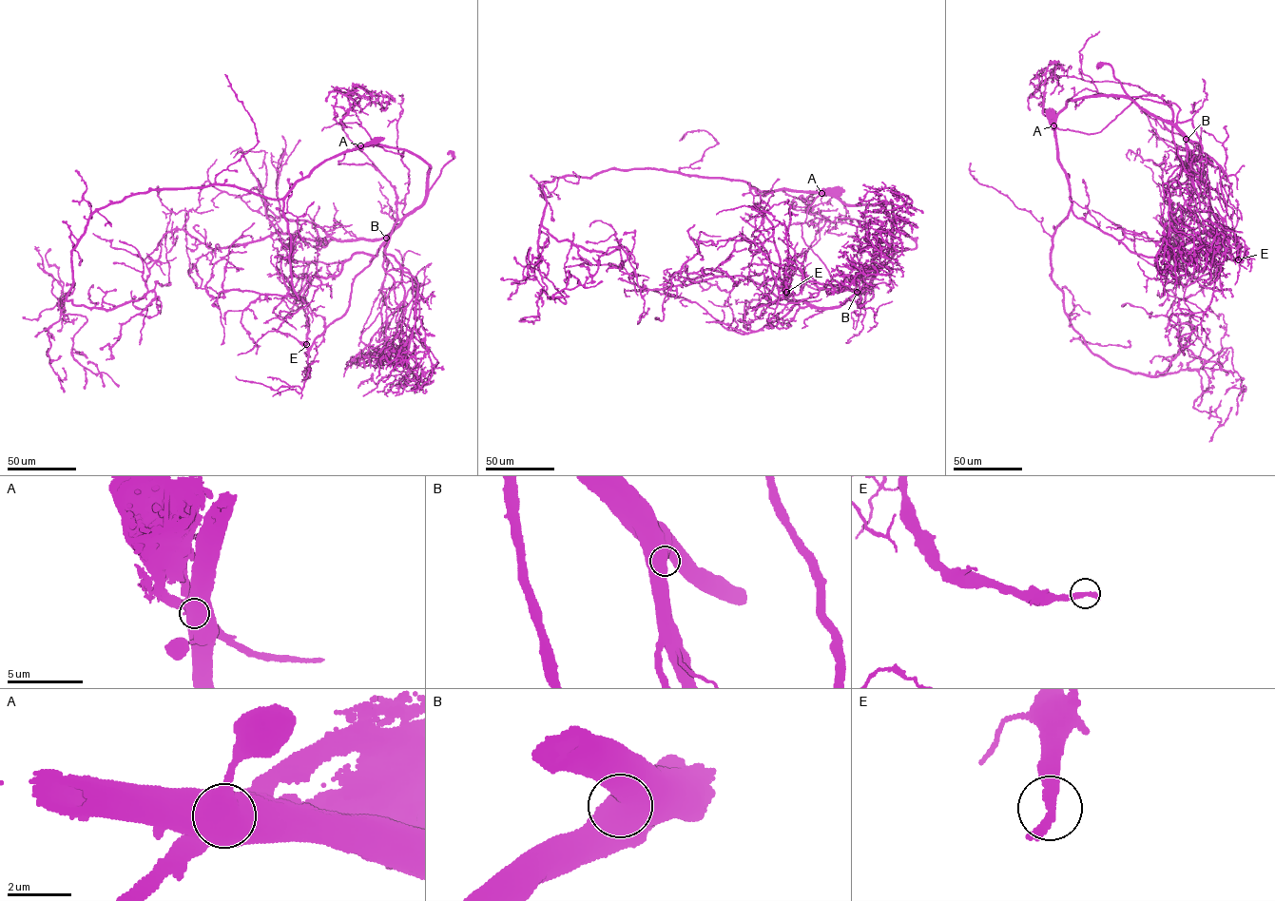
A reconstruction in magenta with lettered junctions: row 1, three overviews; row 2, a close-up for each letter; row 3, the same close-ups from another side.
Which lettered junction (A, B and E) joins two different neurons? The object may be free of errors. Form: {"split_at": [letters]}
{"split_at": ["A"]}

